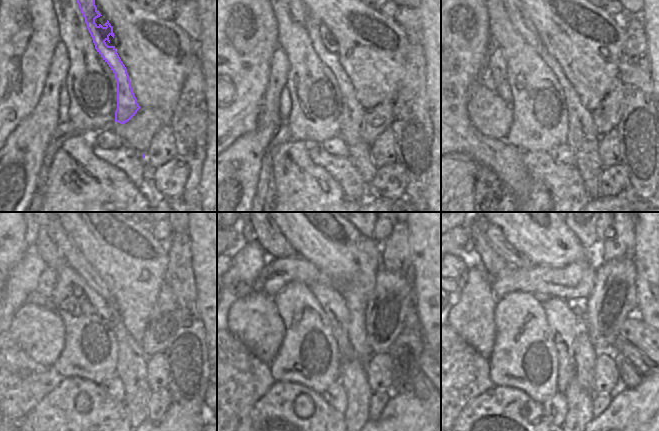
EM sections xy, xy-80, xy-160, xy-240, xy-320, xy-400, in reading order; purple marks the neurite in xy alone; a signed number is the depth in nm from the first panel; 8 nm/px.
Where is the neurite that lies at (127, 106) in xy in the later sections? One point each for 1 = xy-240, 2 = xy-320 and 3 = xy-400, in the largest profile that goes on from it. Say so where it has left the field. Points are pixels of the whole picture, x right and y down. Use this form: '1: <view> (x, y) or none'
1: xy-240 (131, 359)
2: xy-320 (353, 377)
3: xy-400 (579, 402)

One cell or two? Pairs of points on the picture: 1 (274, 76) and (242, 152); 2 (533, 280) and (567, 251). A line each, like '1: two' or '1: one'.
1: one
2: two

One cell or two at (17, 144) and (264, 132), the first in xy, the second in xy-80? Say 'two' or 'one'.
one

